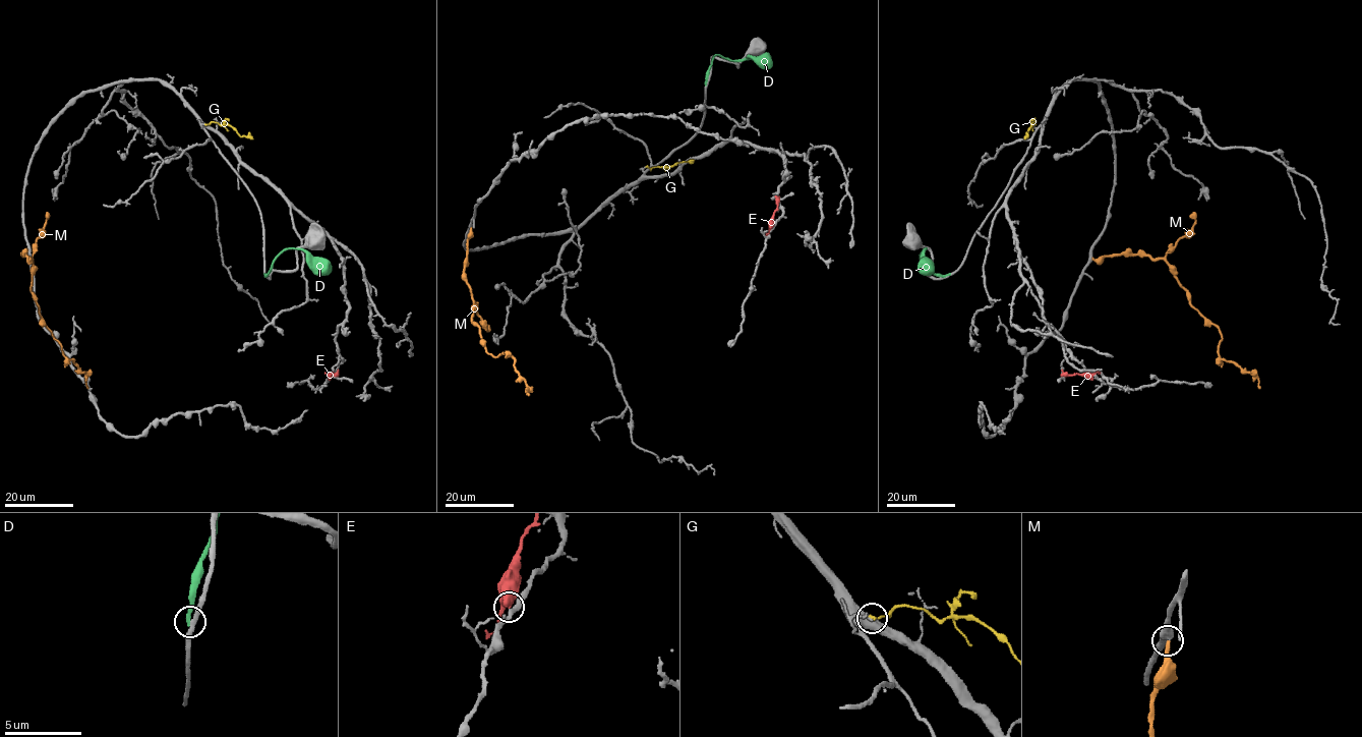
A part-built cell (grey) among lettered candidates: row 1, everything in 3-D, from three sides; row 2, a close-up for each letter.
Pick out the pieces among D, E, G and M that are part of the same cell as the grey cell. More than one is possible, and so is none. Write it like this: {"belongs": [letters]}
{"belongs": ["M"]}

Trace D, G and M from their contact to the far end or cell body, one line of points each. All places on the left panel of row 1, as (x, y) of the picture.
D: (264, 274), (274, 260), (289, 248), (305, 250), (329, 273)
G: (205, 124), (212, 122), (229, 124), (240, 135), (252, 138)
M: (30, 259), (23, 254), (31, 259), (31, 290), (41, 319), (62, 353), (85, 373), (87, 388)

